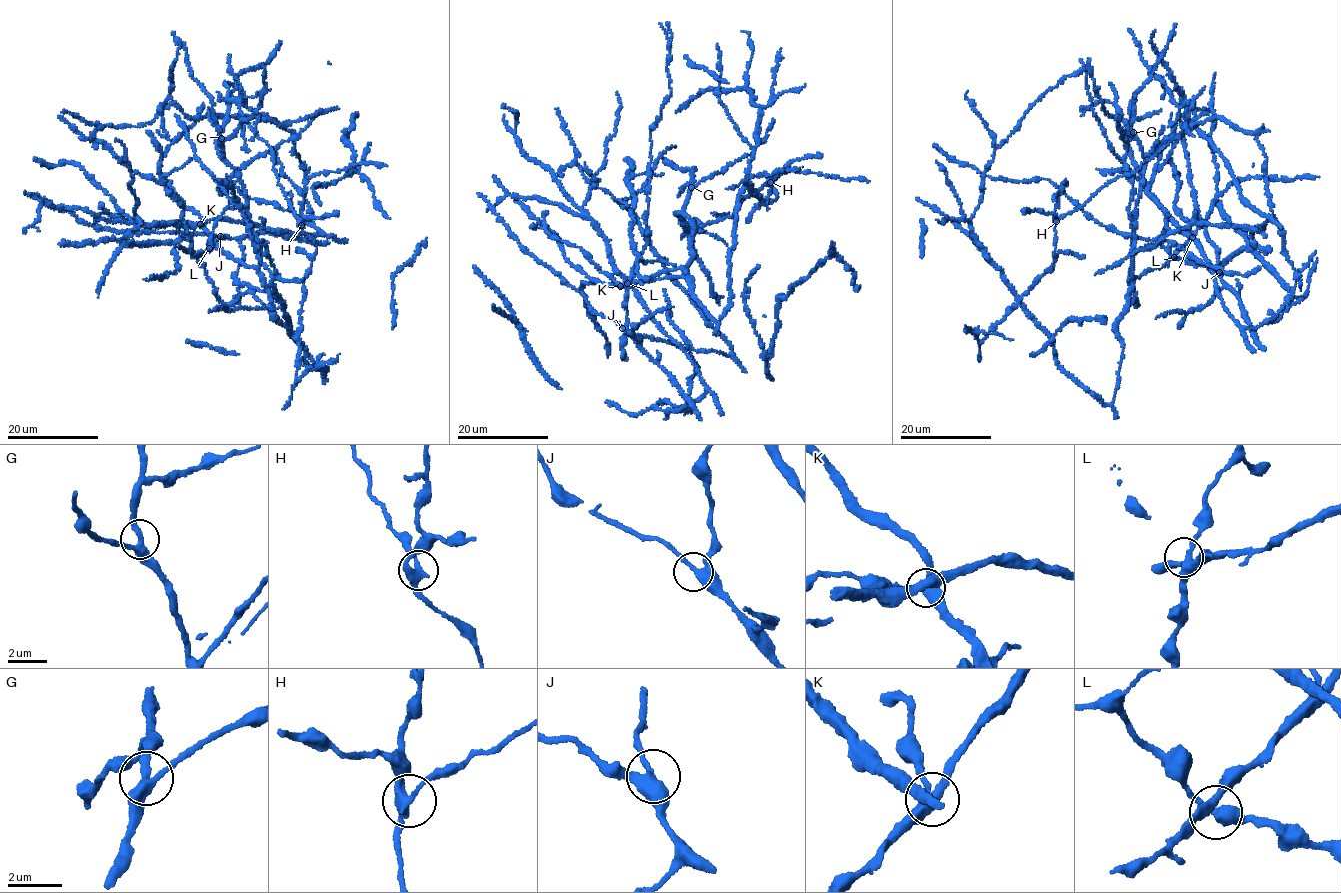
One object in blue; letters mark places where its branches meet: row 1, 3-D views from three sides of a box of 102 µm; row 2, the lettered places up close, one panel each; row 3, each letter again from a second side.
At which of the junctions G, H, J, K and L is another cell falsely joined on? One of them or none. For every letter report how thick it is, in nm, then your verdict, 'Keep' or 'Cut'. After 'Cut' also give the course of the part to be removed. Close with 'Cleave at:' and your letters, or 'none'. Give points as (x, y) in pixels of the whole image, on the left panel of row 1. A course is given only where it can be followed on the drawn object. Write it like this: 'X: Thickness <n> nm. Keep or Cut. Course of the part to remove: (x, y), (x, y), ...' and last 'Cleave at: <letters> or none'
G: Thickness 300 nm. Keep
H: Thickness 320 nm. Cut. Course of the part to remove: (301, 225), (278, 182), (269, 145), (252, 131), (243, 114), (240, 83), (229, 64), (229, 55)
J: Thickness 320 nm. Keep
K: Thickness 360 nm. Keep
L: Thickness 320 nm. Keep
Cleave at: H

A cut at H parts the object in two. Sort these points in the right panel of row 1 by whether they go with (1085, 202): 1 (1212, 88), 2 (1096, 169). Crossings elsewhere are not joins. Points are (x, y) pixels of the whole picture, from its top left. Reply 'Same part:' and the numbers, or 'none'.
Same part: none

